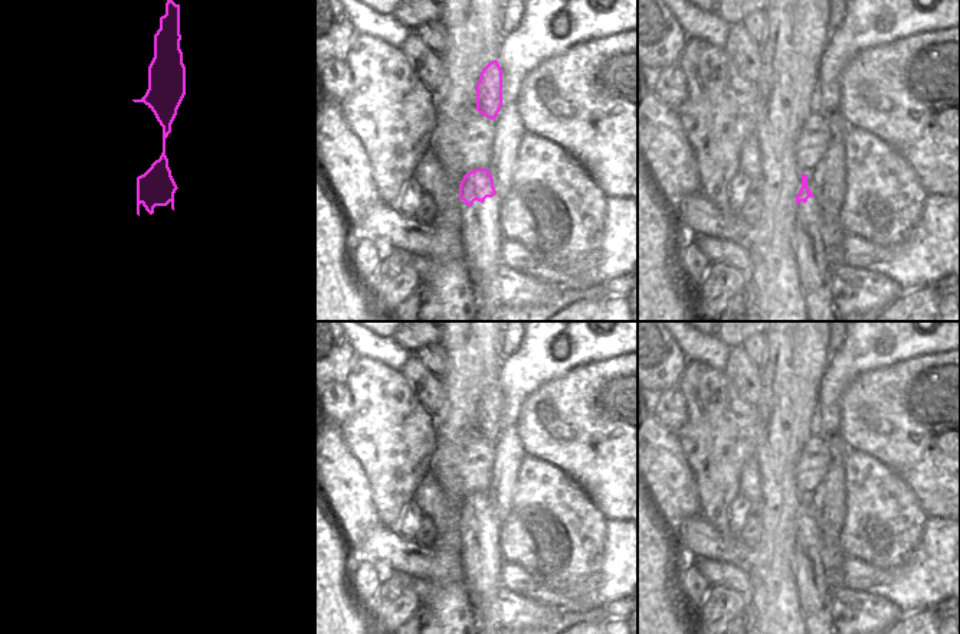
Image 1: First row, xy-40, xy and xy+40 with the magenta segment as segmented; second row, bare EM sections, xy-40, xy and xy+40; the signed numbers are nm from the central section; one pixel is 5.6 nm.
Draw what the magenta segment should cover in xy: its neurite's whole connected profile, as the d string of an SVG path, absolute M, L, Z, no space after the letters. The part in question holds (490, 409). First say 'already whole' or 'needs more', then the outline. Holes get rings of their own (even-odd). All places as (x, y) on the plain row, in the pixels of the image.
already whole | M498 383L489 385L476 406L476 434L495 442L502 429L502 392Z

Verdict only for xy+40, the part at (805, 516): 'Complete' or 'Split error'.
Split error

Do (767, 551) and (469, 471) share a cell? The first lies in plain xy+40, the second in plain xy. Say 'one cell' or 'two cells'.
two cells

